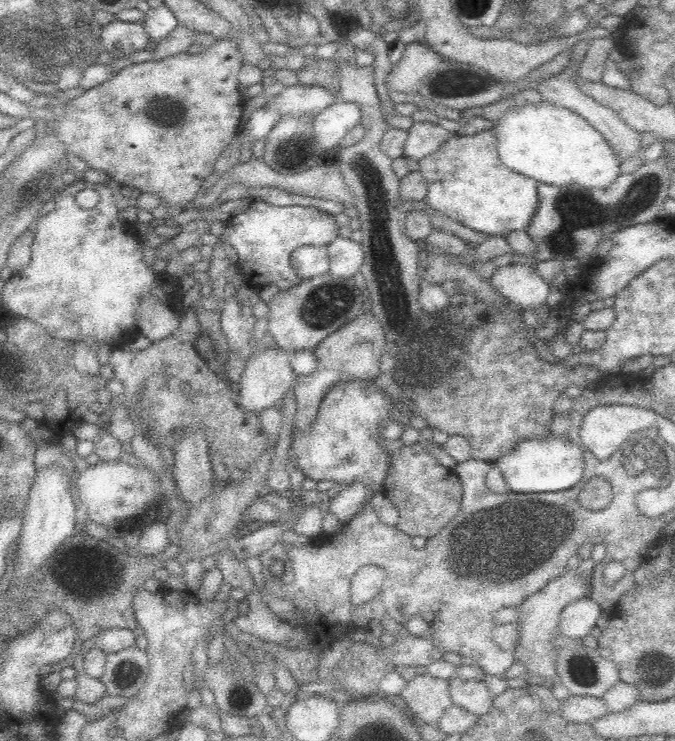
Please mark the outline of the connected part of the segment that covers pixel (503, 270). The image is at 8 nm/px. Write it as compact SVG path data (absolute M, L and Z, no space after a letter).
M524 264L498 267L490 279L491 286L512 305L520 309L538 308L546 302L551 285Z

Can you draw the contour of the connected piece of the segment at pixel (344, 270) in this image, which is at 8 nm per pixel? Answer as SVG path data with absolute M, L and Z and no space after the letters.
M336 238L327 246L329 274L336 277L352 278L362 267L365 255L360 243L349 238Z

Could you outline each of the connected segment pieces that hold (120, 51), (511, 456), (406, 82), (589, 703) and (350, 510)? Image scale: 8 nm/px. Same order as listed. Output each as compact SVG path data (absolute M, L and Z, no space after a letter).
M111 21L103 26L101 43L103 51L107 51L115 58L128 57L132 52L143 50L150 41L143 21L124 22Z
M548 434L544 440L524 440L508 450L494 464L500 468L508 488L513 492L556 492L572 488L584 472L584 450L572 444L567 435Z
M411 42L404 48L400 60L392 65L384 78L384 87L388 92L417 92L423 78L442 61L439 54L423 42Z
M570 696L563 701L562 717L570 723L594 723L607 716L608 710L603 698L592 696Z
M352 482L352 484L342 485L342 490L338 496L331 499L328 513L338 517L343 523L347 523L362 511L364 500L370 491L363 482Z

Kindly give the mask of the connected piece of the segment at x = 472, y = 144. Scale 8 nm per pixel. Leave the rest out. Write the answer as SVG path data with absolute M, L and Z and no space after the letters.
M490 128L474 135L453 134L436 152L418 161L419 171L426 181L428 192L424 202L433 212L442 214L454 222L458 222L477 233L485 233L492 237L501 235L506 237L517 231L526 231L535 218L538 200L538 181L524 178L508 170L496 152L496 131Z

